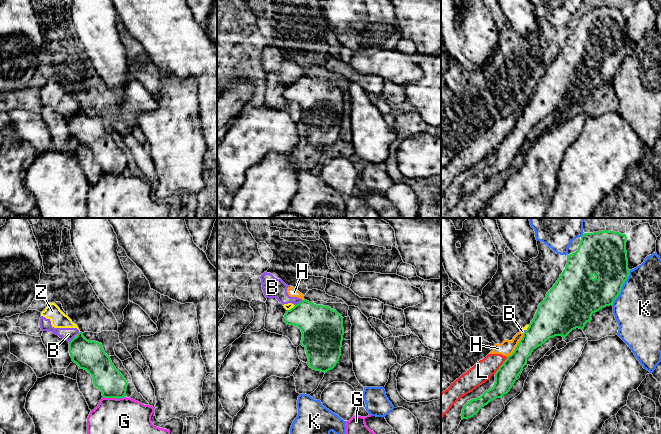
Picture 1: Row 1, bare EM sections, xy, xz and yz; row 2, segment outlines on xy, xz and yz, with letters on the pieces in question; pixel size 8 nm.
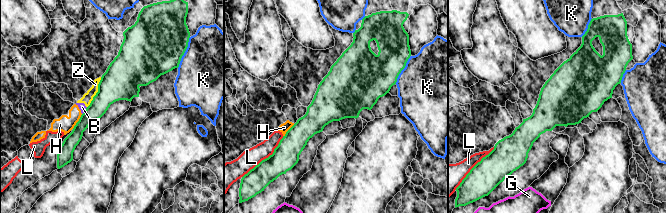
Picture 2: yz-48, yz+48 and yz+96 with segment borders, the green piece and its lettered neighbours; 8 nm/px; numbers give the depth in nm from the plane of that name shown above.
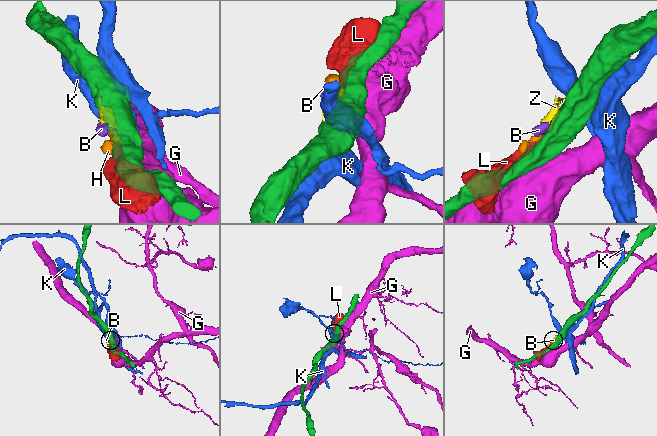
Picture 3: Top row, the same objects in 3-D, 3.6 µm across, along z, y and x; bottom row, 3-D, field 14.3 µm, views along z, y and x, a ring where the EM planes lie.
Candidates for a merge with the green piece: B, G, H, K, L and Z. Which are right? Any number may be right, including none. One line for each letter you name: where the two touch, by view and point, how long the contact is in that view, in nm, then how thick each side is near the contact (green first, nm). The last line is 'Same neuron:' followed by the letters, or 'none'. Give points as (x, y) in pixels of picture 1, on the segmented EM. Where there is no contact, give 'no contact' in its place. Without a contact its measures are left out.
Same neuron: none

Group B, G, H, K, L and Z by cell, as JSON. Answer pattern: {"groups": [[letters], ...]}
{"groups": [["B", "H", "L", "Z"], ["G"], ["K"]]}

